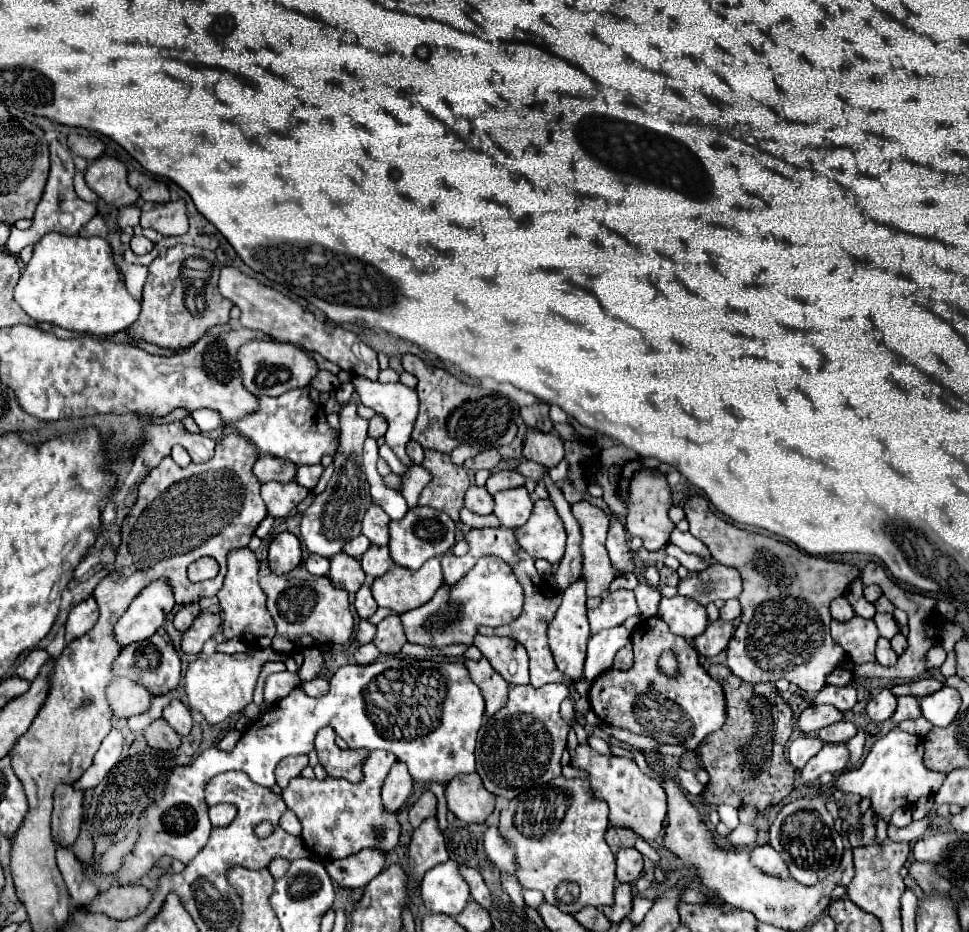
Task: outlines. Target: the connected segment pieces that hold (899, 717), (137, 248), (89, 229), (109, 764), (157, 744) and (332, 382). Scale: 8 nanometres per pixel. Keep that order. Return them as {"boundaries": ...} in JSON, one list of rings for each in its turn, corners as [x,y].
{"boundaries":[[[[898,697],[898,707],[892,715],[894,723],[900,723],[904,719],[918,719],[920,717],[920,705],[916,697]]],[[[134,235],[132,241],[130,241],[130,247],[132,247],[132,251],[134,251],[136,255],[144,255],[144,253],[152,251],[154,243],[152,243],[150,239],[146,239],[144,235]]],[[[96,215],[90,223],[86,223],[82,229],[80,229],[80,235],[82,237],[92,237],[92,235],[102,235],[102,233],[108,233],[106,231],[106,225],[104,225],[104,219],[100,215]]],[[[112,729],[108,737],[102,741],[98,753],[94,755],[94,763],[90,765],[90,769],[76,781],[76,787],[80,789],[96,787],[104,779],[104,775],[116,765],[120,753],[122,753],[122,735],[118,729]]],[[[164,719],[152,721],[144,729],[144,737],[146,743],[154,749],[176,749],[180,745],[180,737],[176,735],[176,731],[170,729],[170,725]]],[[[320,371],[310,385],[318,391],[336,391],[340,387],[340,379],[330,371]]]]}

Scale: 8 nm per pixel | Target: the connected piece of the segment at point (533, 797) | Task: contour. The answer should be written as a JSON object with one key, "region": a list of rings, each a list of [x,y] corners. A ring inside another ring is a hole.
{"region":[[[556,777],[550,783],[528,789],[500,811],[500,831],[516,847],[516,861],[520,863],[518,881],[524,889],[538,889],[544,893],[546,903],[566,913],[576,913],[584,905],[600,907],[612,903],[616,875],[614,853],[604,841],[608,829],[608,805],[592,795],[590,783],[584,779]]]}

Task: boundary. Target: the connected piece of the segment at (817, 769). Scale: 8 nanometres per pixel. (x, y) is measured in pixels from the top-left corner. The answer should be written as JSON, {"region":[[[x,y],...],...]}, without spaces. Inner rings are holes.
{"region":[[[824,745],[818,755],[806,763],[806,767],[800,771],[800,779],[804,785],[816,781],[822,773],[842,773],[848,761],[848,749],[846,745]]]}

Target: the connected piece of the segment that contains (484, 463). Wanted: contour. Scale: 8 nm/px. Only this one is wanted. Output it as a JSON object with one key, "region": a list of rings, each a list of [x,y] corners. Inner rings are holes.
{"region":[[[486,449],[482,453],[478,453],[476,457],[464,461],[464,467],[466,469],[472,469],[472,471],[478,471],[478,469],[494,469],[496,465],[500,463],[500,455],[496,449]]]}

